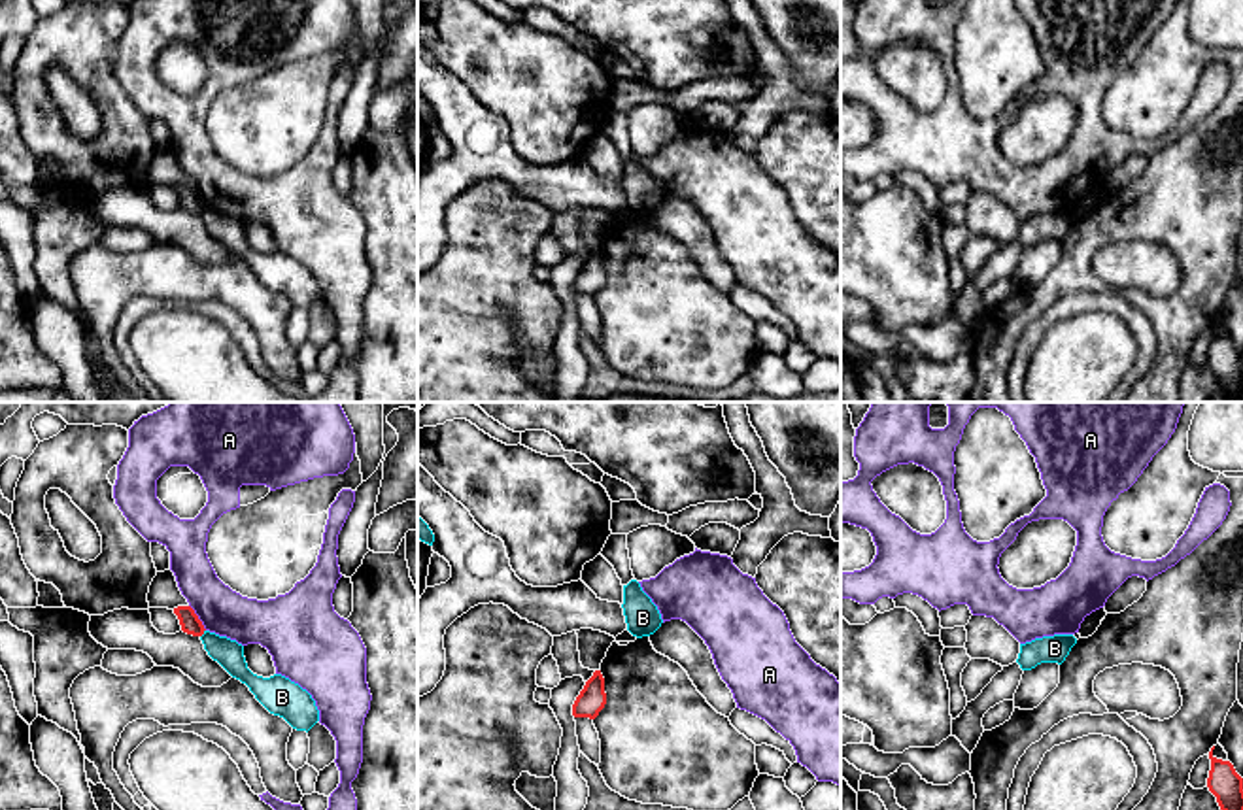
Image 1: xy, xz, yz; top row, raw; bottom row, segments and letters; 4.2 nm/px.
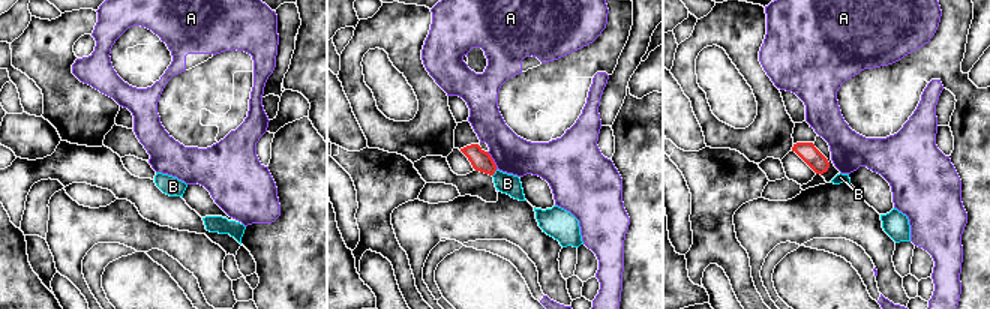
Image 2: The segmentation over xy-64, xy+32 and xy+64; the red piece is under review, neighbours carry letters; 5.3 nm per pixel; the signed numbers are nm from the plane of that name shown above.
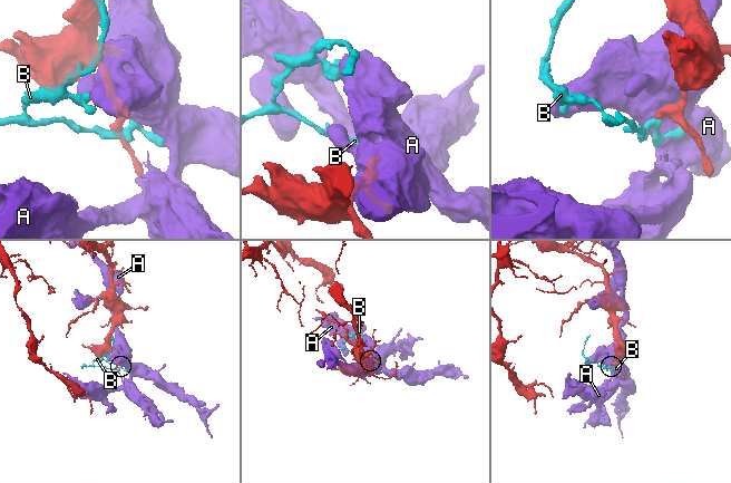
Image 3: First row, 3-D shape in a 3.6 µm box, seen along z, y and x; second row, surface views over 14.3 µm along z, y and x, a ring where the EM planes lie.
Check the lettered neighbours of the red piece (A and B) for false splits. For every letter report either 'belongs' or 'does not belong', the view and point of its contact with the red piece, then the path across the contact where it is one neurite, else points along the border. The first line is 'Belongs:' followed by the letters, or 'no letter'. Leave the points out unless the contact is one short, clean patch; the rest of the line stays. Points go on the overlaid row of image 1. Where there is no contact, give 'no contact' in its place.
Belongs: no letter
A: does not belong; meets red in xy at (197, 618)
B: does not belong; meets red in xy at (203, 633); border along xy (204, 629), (201, 637)

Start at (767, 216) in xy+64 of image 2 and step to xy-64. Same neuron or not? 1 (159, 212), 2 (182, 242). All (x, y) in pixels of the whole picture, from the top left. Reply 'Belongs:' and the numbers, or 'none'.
Belongs: 2

